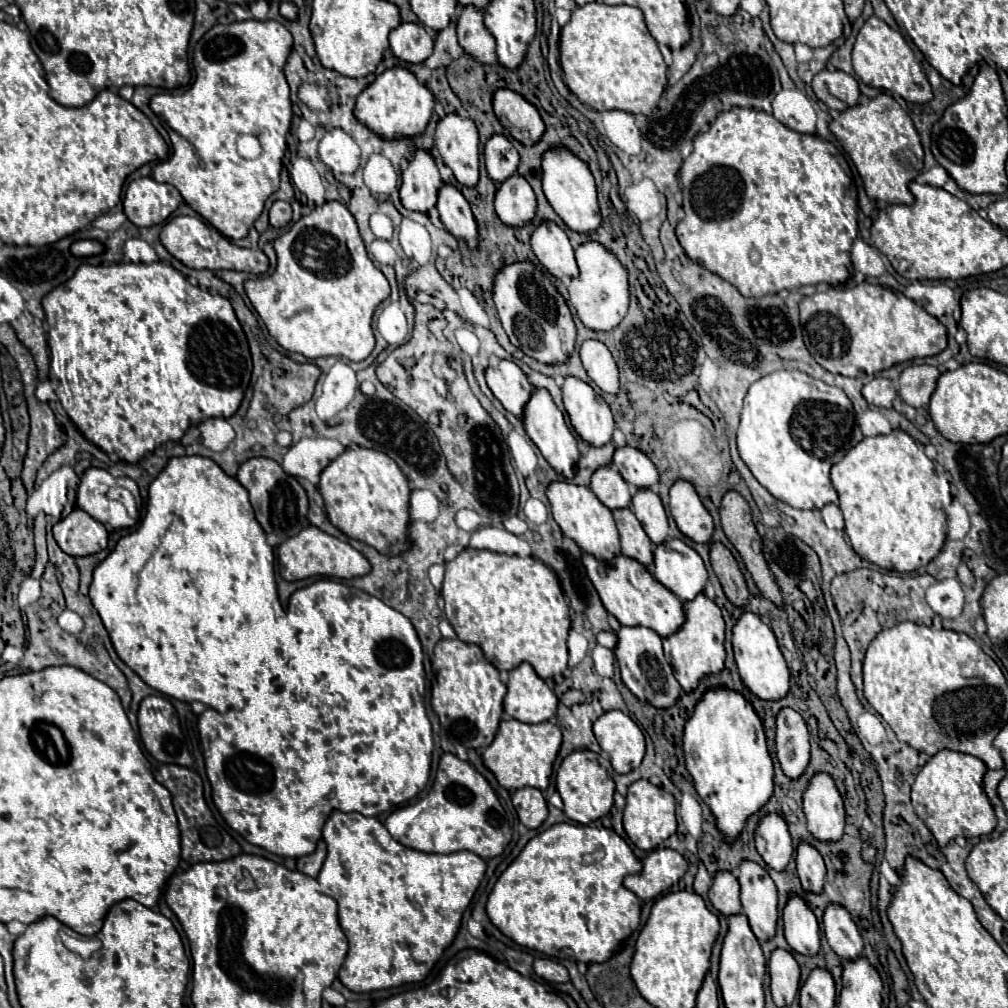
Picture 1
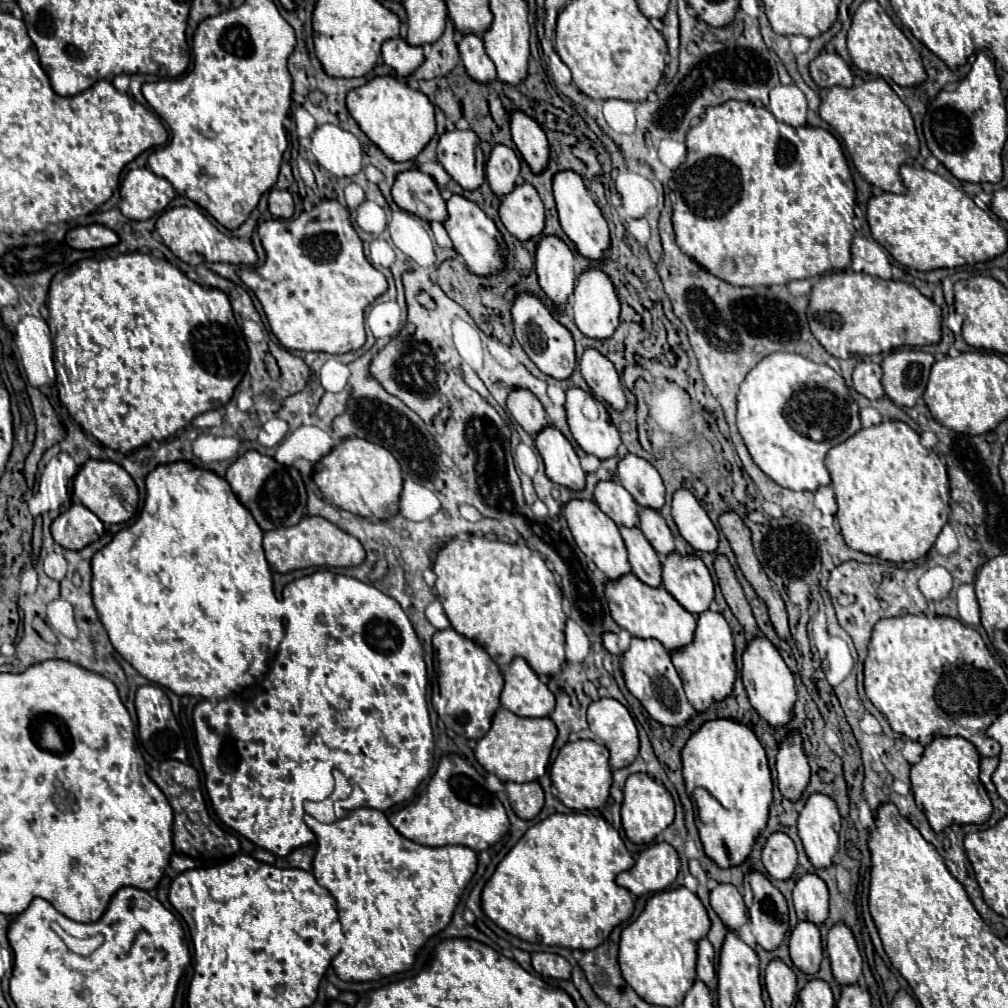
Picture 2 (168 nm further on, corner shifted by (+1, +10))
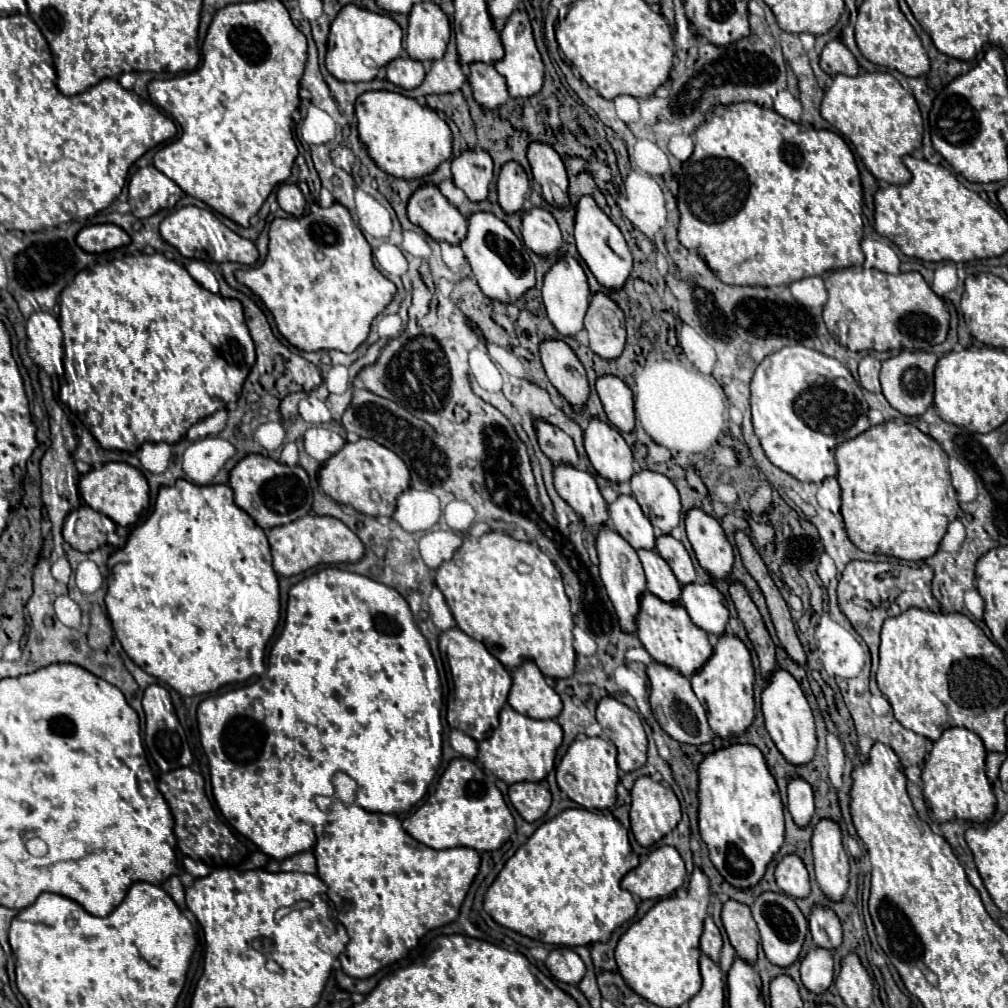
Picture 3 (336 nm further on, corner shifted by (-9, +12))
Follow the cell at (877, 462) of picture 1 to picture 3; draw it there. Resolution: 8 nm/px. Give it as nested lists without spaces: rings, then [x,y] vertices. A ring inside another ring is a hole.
[[[884,422],[836,448],[838,482],[842,488],[842,518],[850,542],[868,554],[886,554],[900,560],[924,560],[936,554],[950,522],[958,518],[958,500],[948,472],[948,454],[914,424]]]

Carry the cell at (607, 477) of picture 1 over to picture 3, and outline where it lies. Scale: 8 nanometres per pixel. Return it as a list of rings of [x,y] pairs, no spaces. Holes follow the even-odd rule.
[[[618,496],[616,502],[608,506],[610,526],[634,548],[634,550],[654,550],[656,534],[648,518],[644,518],[640,506],[632,496]]]

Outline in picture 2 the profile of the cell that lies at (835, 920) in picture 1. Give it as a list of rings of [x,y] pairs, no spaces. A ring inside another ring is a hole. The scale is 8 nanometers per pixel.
[[[838,922],[830,928],[826,950],[832,962],[834,978],[840,984],[852,984],[862,978],[862,956],[852,930],[844,922]]]

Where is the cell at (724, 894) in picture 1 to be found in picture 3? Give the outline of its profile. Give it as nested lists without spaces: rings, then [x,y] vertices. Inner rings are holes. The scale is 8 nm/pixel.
[[[728,900],[722,908],[722,924],[724,924],[724,930],[728,934],[732,948],[736,950],[736,954],[742,960],[754,964],[760,934],[758,934],[754,918],[750,914],[750,908],[736,900]]]

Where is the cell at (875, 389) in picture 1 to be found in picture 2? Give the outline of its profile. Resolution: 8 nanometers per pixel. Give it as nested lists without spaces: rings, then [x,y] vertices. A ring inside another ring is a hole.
[[[860,362],[852,374],[852,386],[858,394],[866,396],[868,400],[884,398],[882,388],[882,368],[874,362]]]

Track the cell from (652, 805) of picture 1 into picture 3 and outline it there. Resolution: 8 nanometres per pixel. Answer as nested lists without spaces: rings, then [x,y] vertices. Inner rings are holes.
[[[650,776],[638,778],[630,794],[632,794],[632,808],[629,812],[630,824],[632,824],[632,834],[640,846],[656,844],[660,838],[672,832],[676,824],[680,822],[682,812],[680,812],[680,802],[676,794],[670,788],[664,788],[660,782],[654,782]]]

